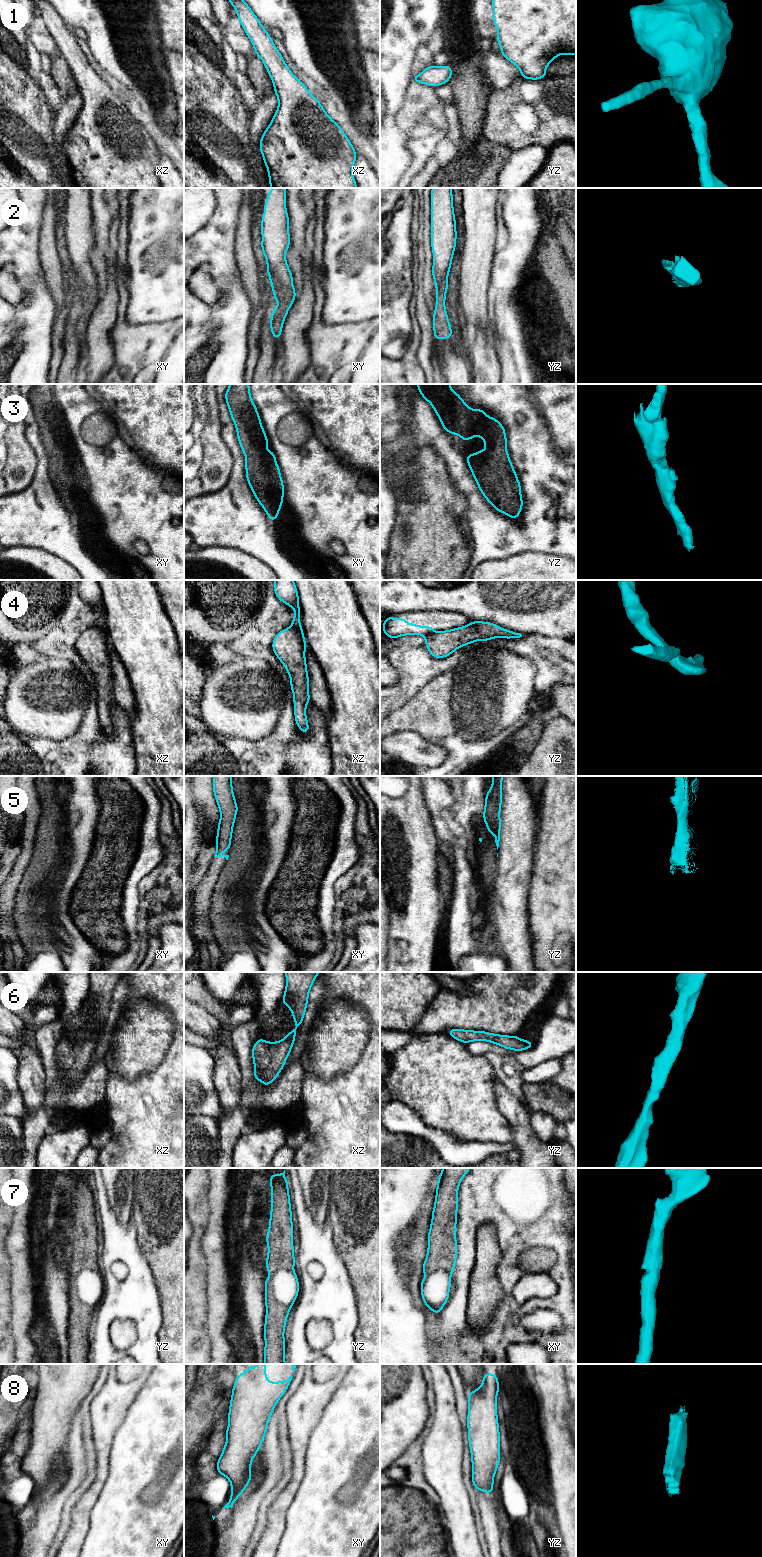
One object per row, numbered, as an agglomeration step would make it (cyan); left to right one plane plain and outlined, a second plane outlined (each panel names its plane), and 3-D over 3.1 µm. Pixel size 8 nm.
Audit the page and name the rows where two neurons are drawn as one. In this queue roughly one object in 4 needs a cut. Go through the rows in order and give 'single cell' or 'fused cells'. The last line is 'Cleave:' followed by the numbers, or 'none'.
1: single cell
2: single cell
3: single cell
4: fused cells
5: single cell
6: single cell
7: single cell
8: single cell
Cleave: 4

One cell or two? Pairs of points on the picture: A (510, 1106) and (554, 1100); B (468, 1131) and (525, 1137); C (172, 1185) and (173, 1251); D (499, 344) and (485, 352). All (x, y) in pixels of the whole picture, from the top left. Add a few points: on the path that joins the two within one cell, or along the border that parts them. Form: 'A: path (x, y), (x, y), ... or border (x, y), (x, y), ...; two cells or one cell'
A: border (521, 1103), (531, 1113); two cells
B: border (498, 1109), (507, 1120), (511, 1129); two cells
C: path (173, 1201), (173, 1235); one cell
D: border (493, 325), (492, 344), (500, 369); two cells

